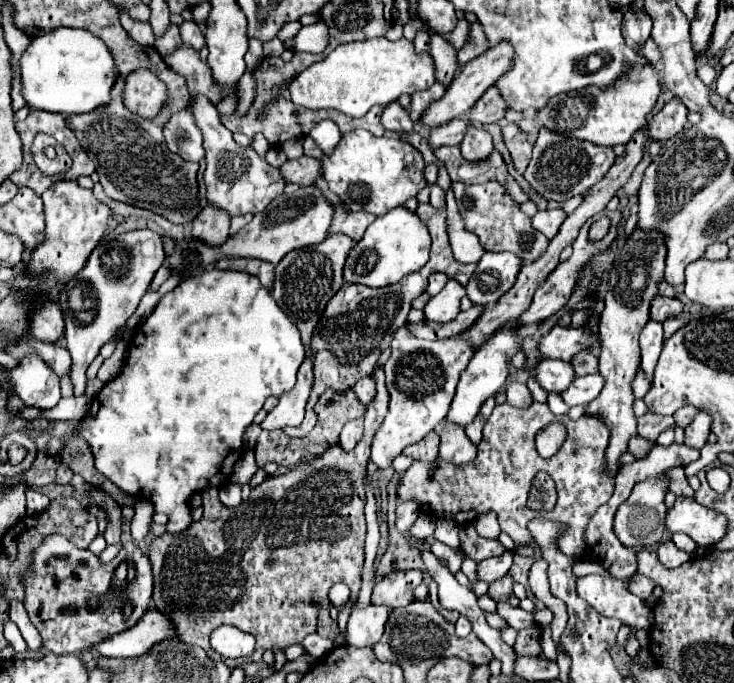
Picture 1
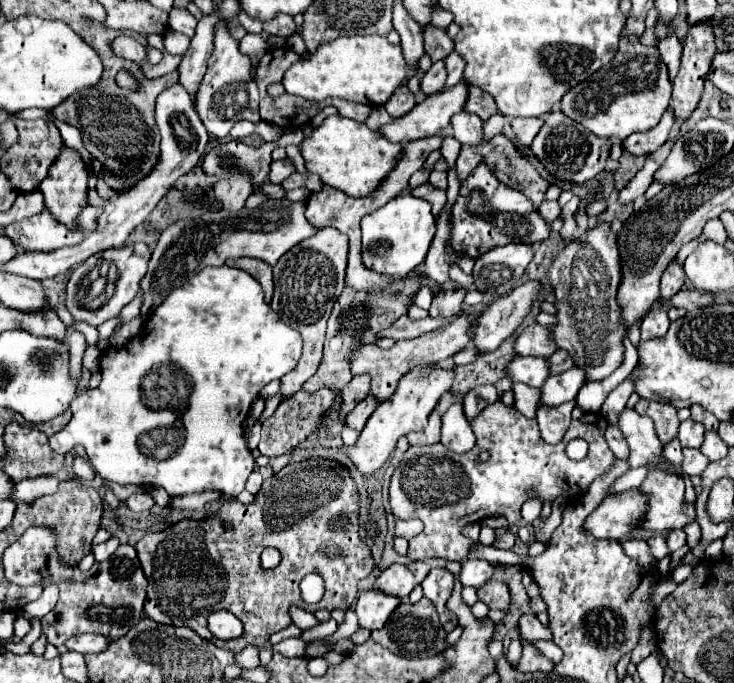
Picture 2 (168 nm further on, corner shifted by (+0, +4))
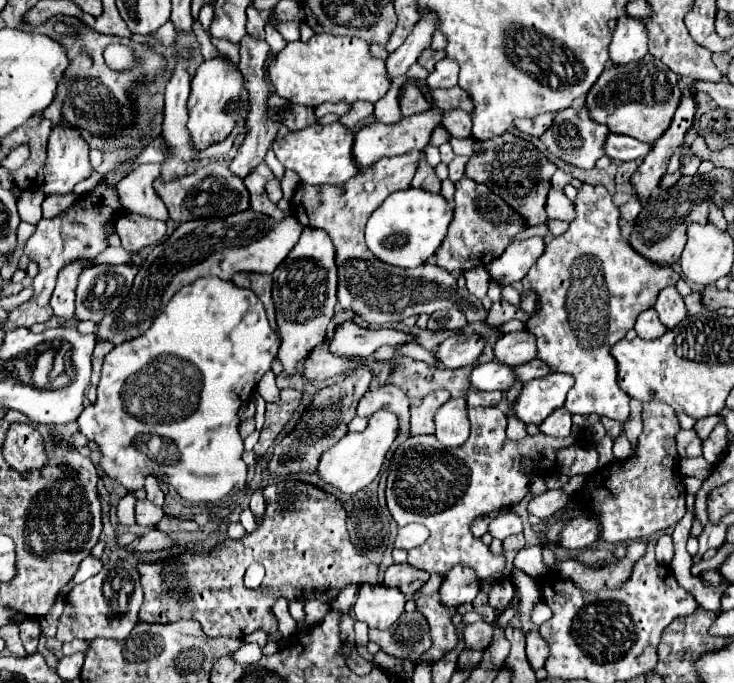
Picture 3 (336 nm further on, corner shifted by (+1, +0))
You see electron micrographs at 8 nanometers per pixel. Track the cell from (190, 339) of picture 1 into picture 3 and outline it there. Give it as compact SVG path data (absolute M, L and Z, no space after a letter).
M214 276L198 278L192 284L180 288L172 296L172 300L164 308L164 312L152 322L152 326L142 336L114 346L114 350L104 358L102 376L100 376L100 384L98 384L98 400L96 400L96 404L88 404L84 408L84 412L80 414L80 418L78 418L80 432L88 440L98 442L100 452L102 452L100 466L102 466L104 474L108 474L112 480L122 482L128 492L142 490L144 478L148 474L154 474L156 478L164 478L166 482L170 482L176 488L176 492L190 502L218 502L218 500L226 498L234 488L242 490L246 486L246 464L240 458L244 452L244 442L238 434L238 422L240 422L238 408L252 398L264 372L272 368L272 360L278 356L278 348L280 348L280 336L270 328L264 306L256 298L254 292L250 292L248 288L236 288L232 282L224 282Z

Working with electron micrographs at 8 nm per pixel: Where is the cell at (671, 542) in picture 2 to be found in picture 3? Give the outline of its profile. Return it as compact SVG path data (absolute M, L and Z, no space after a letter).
M662 534L662 536L658 538L658 544L656 544L656 562L668 566L670 560L672 560L672 556L674 556L672 536L670 536L670 534Z

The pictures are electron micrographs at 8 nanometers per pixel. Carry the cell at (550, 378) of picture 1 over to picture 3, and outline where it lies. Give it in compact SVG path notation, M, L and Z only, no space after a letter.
M496 360L478 364L468 376L470 388L472 390L482 390L482 392L492 392L492 390L510 390L514 384L514 370L508 368L506 364L500 364Z

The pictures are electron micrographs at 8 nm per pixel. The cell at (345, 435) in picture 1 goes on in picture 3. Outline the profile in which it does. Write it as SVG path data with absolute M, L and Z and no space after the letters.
M394 384L372 386L358 404L358 416L372 416L378 410L388 410L398 416L400 430L409 436L410 400Z

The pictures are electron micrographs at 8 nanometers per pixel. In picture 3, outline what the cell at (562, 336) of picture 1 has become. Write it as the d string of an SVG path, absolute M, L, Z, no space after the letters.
M528 330L510 332L498 338L494 358L506 366L518 366L536 358L536 340Z

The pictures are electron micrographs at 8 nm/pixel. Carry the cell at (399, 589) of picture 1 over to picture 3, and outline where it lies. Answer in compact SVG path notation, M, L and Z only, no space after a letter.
M392 564L386 572L384 572L384 584L398 588L402 594L412 596L414 592L420 590L420 586L430 578L428 572L416 570L410 564Z

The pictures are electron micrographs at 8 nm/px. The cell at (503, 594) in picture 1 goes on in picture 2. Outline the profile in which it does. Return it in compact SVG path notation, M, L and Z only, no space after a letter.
M489 580L487 584L483 584L477 590L479 600L483 600L489 608L497 608L497 610L507 610L511 604L511 594L509 594L509 586L499 582L499 580Z

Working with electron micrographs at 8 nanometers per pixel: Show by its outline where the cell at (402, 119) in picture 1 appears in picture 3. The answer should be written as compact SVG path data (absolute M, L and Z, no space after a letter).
M408 84L406 86L406 92L400 100L400 110L404 116L412 116L412 114L418 114L418 112L424 112L424 110L430 110L432 104L422 96L420 88Z

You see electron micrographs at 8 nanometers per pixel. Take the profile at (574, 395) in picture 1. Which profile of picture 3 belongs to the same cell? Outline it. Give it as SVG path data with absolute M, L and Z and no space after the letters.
M546 374L524 384L514 402L514 412L524 424L542 424L556 408L564 406L574 380L568 374Z

